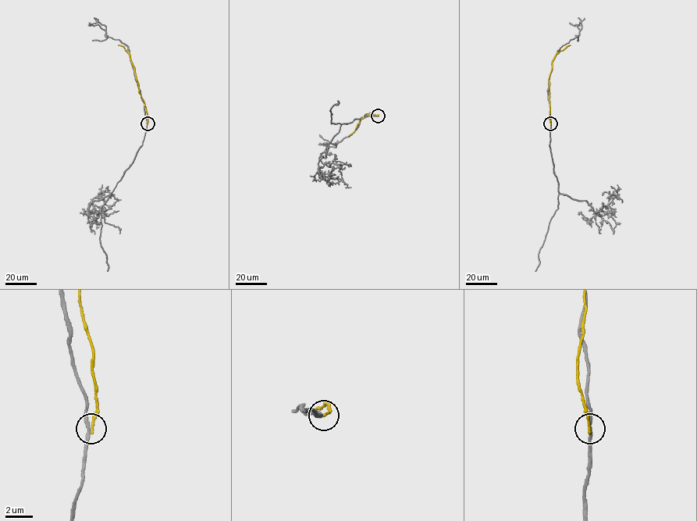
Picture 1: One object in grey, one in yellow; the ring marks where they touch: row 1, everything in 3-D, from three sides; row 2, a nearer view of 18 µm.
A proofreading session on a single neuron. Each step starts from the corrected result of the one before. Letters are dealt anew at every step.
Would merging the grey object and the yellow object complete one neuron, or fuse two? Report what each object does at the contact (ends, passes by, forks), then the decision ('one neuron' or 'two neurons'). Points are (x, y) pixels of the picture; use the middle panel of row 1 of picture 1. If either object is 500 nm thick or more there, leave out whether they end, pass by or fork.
grey passes by; yellow ends; two neurons

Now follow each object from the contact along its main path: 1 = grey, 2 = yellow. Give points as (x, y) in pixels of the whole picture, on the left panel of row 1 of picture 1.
1: (147, 123), (133, 162), (110, 194), (92, 201), (87, 215), (88, 204), (103, 191), (118, 200), (115, 202)
2: (147, 123), (147, 114), (139, 92), (129, 54), (118, 44)

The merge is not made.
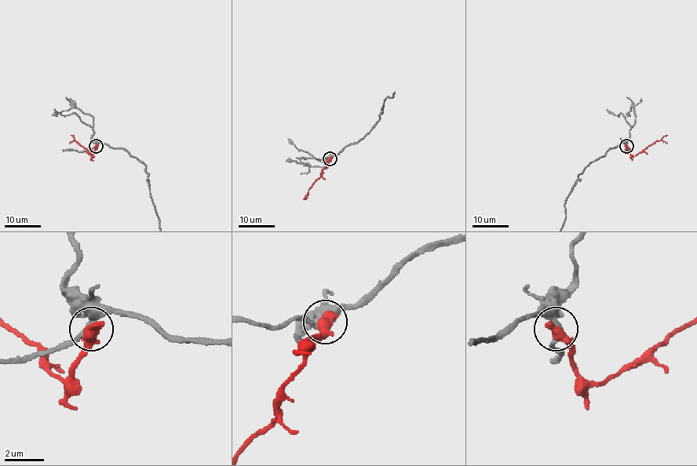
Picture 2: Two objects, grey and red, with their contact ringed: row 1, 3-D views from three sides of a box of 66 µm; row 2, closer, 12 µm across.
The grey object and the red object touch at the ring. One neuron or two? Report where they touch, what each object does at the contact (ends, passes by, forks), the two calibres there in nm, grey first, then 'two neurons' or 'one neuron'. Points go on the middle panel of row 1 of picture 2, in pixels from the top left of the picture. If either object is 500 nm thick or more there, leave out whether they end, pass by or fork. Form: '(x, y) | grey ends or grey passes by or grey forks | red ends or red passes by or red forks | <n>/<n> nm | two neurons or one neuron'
(330, 158) | 360/600 nm | two neurons

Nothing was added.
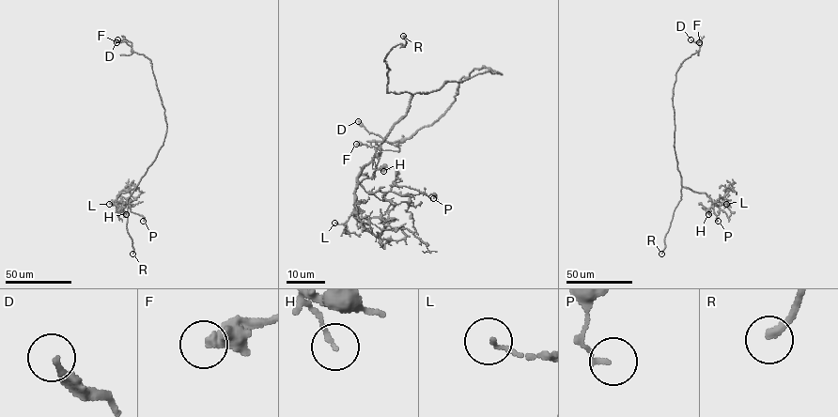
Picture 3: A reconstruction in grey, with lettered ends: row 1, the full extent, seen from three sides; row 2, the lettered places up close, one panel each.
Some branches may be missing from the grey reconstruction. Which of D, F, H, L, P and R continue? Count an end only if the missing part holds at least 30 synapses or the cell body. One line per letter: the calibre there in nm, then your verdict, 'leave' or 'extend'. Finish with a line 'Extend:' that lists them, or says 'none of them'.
D: 240 nm | leave
F: 320 nm | leave
H: 120 nm | leave
L: 120 nm | leave
P: 120 nm | leave
R: 280 nm | extend
Extend: R

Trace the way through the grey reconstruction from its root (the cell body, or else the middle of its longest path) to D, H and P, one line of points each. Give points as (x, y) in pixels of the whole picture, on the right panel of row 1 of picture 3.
D: (675, 147), (673, 88), (680, 64), (700, 50), (697, 42), (690, 39)
H: (675, 147), (681, 185), (706, 194), (713, 204), (708, 214)
P: (675, 147), (681, 185), (704, 193), (715, 202), (713, 211), (718, 221)

